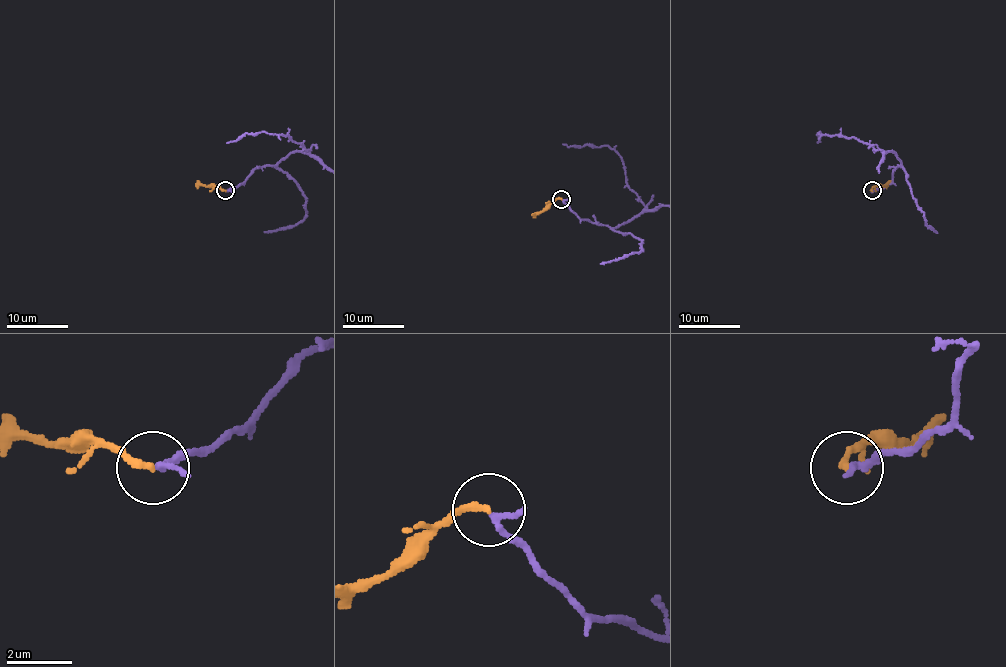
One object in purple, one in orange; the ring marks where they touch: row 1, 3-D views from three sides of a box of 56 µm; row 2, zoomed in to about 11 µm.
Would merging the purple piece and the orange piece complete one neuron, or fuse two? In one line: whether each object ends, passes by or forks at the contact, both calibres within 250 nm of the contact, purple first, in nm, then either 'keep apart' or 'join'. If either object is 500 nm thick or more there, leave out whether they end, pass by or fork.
purple ends; orange ends; calibres 240 and 220 nm; join

